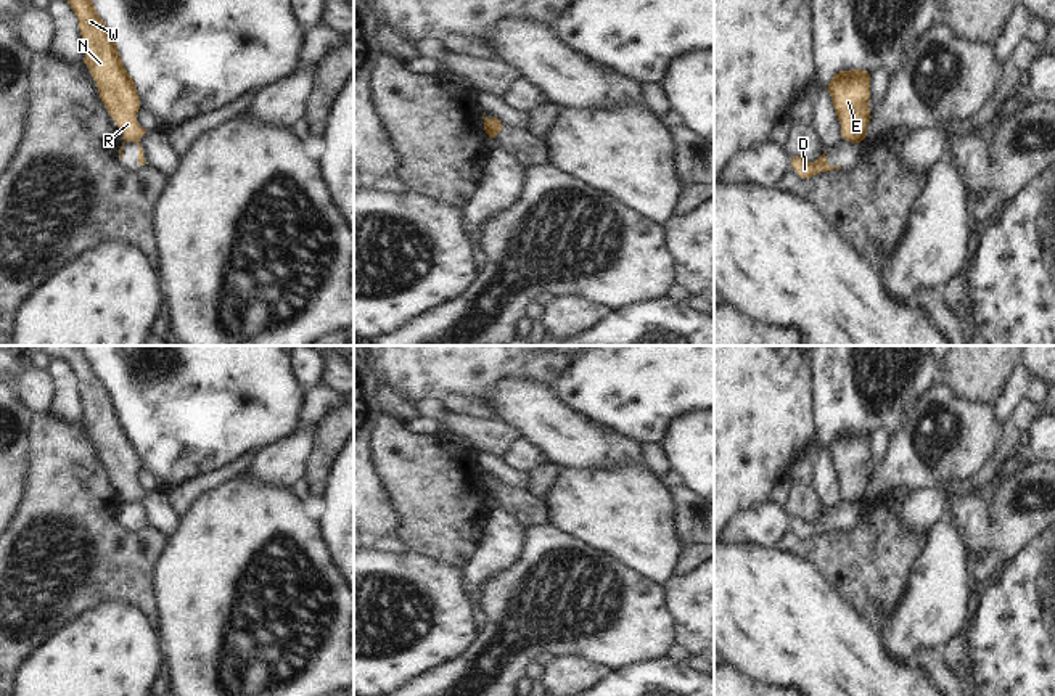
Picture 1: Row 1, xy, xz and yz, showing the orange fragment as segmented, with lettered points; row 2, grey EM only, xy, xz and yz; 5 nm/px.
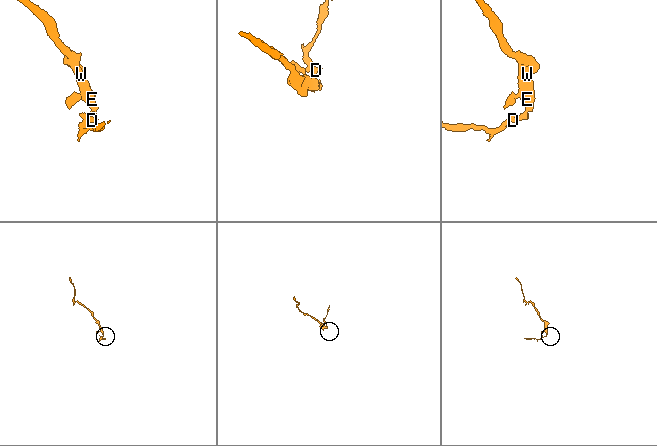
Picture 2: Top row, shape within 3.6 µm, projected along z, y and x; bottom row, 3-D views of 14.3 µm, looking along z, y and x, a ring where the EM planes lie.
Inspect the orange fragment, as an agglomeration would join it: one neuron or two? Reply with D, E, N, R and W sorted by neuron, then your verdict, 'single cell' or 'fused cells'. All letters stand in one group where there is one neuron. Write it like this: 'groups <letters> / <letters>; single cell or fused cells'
groups D / E N R W; fused cells

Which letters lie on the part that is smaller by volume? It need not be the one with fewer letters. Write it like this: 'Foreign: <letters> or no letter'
Foreign: D

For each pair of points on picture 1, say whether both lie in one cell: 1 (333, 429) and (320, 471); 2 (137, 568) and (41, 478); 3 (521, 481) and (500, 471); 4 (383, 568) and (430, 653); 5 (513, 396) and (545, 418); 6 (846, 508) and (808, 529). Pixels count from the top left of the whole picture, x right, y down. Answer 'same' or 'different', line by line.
1: same
2: same
3: same
4: same
5: same
6: same

